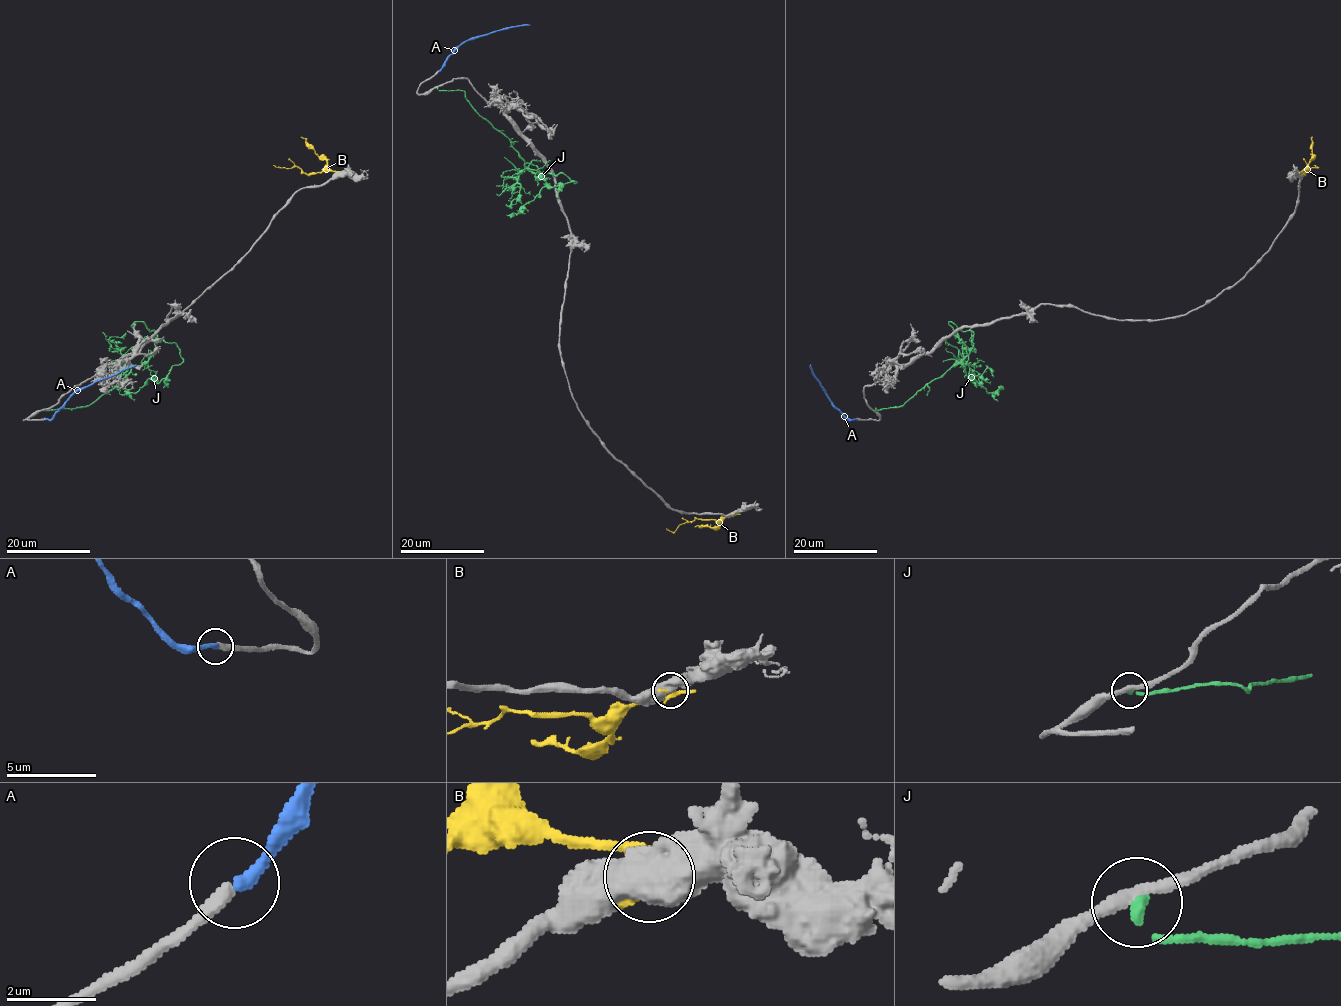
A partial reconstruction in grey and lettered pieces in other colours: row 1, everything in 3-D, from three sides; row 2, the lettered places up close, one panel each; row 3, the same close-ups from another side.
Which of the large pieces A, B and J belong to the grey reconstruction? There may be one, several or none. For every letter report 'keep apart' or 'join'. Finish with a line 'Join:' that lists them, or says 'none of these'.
A: join
B: keep apart
J: keep apart
Join: A

